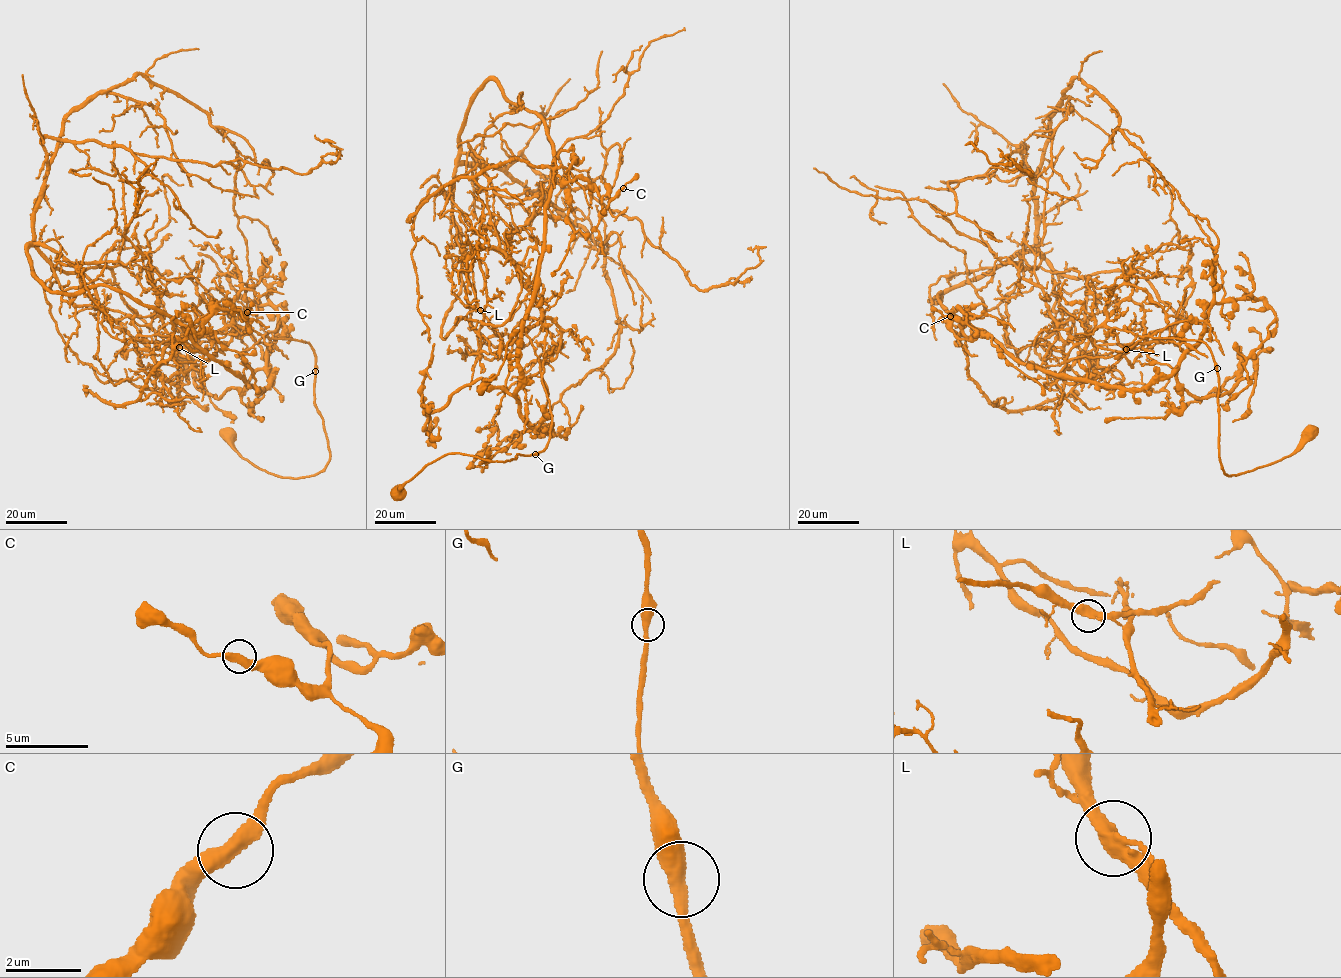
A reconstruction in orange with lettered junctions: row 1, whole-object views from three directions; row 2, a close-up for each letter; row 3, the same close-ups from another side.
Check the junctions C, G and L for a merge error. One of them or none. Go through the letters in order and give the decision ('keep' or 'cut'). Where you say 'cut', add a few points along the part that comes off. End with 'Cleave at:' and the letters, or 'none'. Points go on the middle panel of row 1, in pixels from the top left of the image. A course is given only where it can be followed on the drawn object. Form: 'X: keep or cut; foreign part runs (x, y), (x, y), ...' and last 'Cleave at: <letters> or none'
C: keep
G: keep
L: cut; foreign part runs (480, 310), (479, 353), (496, 353), (523, 328), (544, 328), (549, 440), (509, 461), (446, 454), (394, 495)
Cleave at: L

